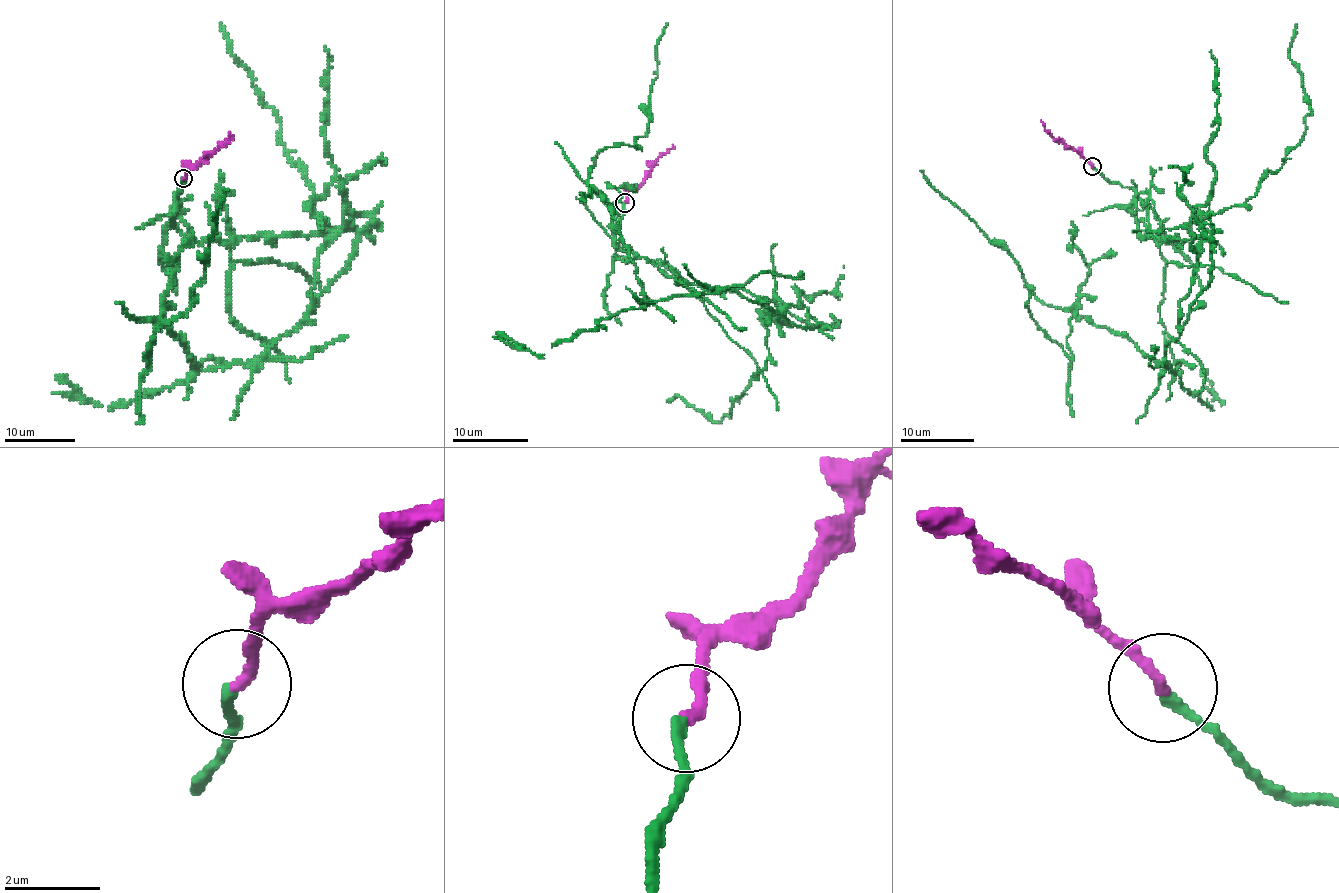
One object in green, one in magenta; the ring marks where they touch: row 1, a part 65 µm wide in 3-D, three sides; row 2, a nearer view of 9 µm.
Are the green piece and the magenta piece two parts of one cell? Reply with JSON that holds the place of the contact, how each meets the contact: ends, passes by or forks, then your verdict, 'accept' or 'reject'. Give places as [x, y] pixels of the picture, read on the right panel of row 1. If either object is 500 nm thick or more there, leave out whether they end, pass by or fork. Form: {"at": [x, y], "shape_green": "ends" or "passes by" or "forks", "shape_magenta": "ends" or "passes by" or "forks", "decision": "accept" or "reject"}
{"at": [1092, 166], "shape_green": "ends", "shape_magenta": "ends", "decision": "reject"}

